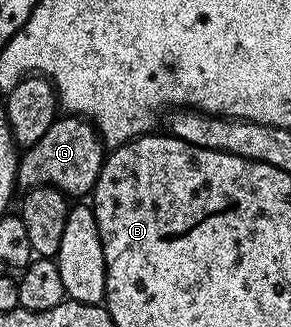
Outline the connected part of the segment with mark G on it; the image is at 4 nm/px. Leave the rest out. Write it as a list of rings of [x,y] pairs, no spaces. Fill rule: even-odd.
[[[65,114],[46,129],[46,134],[40,138],[35,145],[23,148],[16,165],[16,182],[21,188],[31,189],[33,187],[56,187],[60,192],[69,197],[88,197],[96,190],[96,182],[100,171],[104,167],[106,148],[99,131],[92,126],[87,119],[81,119],[79,115]]]

